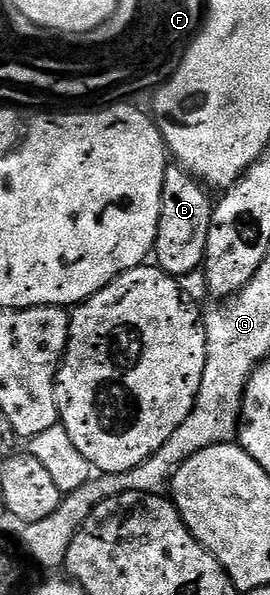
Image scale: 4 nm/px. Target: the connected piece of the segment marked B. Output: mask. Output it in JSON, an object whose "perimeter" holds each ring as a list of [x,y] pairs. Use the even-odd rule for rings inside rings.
{"perimeter":[[[169,166],[162,182],[162,210],[158,218],[158,234],[154,249],[155,267],[166,274],[185,278],[191,272],[199,273],[206,254],[206,238],[210,234],[210,218],[214,207],[209,189],[195,176],[179,166]]]}

